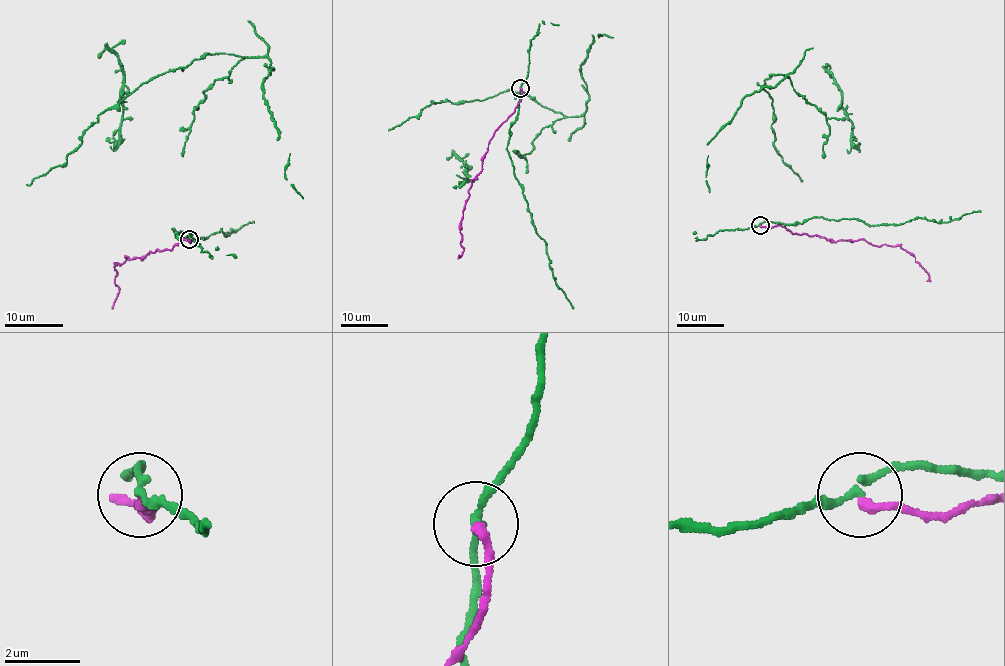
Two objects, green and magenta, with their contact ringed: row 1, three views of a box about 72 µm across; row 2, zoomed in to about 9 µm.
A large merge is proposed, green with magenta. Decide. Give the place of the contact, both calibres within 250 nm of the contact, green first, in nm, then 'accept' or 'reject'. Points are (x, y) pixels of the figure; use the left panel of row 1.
(189, 239) | 190/240 nm | reject

